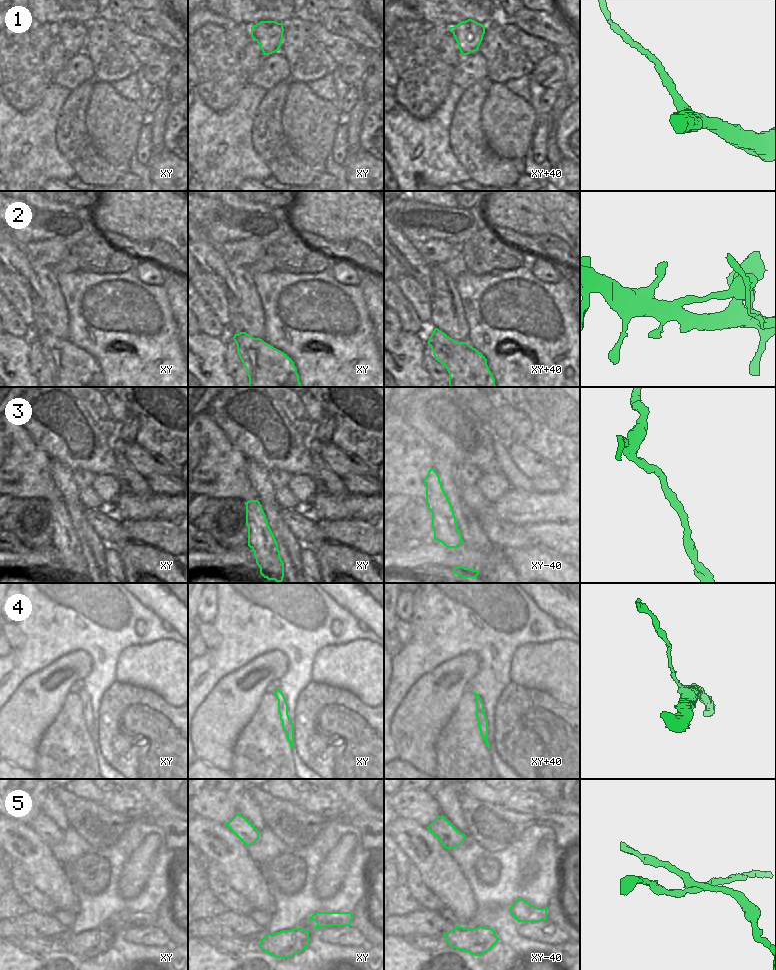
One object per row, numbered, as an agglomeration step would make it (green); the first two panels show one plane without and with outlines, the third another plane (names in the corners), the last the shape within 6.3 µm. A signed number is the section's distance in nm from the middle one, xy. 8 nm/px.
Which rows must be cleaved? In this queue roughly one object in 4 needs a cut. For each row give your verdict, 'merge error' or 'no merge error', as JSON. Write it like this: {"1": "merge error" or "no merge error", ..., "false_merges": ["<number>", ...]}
{"1": "merge error", "2": "no merge error", "3": "no merge error", "4": "merge error", "5": "merge error", "false_merges": ["1", "4", "5"]}

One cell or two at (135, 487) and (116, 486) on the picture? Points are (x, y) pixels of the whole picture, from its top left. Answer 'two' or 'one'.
two

